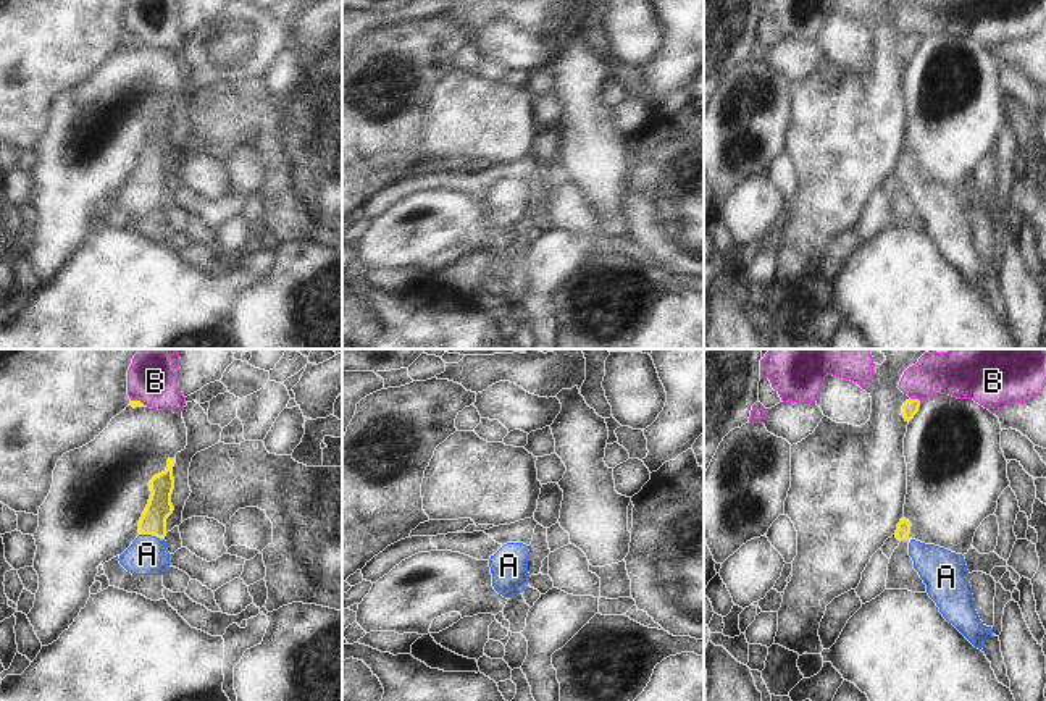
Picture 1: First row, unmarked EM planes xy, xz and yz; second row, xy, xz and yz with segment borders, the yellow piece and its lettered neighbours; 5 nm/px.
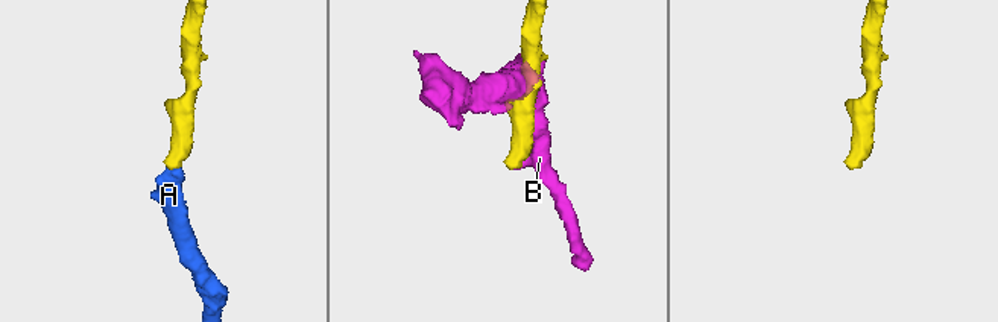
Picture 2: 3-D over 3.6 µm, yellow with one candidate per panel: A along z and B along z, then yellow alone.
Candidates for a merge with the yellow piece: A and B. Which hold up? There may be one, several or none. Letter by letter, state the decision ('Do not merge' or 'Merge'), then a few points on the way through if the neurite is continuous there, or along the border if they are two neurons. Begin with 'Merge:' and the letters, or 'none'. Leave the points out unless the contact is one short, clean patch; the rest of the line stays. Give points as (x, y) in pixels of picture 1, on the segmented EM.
Merge: A
A: Merge. Path across: xy (152, 522), (152, 535), (147, 554)
B: Do not merge. Boundary: yz (911, 398), (920, 401)

